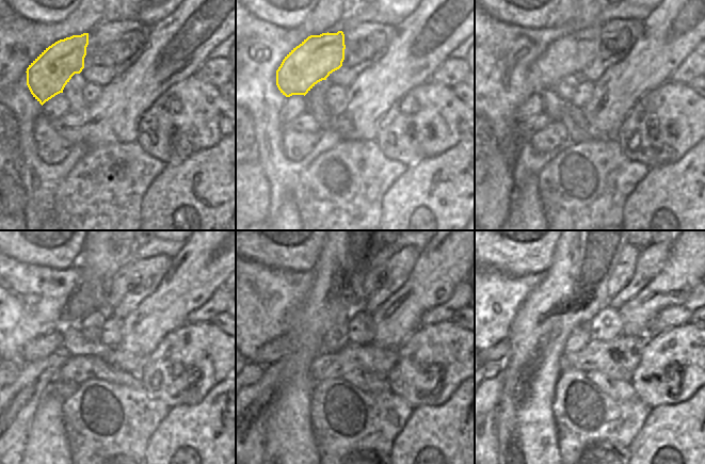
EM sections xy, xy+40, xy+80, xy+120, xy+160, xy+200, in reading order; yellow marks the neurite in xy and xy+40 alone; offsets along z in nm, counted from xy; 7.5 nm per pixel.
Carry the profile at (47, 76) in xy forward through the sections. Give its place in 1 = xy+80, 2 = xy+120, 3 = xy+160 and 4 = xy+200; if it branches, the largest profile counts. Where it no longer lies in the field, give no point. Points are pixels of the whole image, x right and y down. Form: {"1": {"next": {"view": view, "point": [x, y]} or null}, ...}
{"1": {"next": {"view": "xy+80", "point": [566, 57]}}, "2": {"next": {"view": "xy+120", "point": [85, 299]}}, "3": {"next": {"view": "xy+160", "point": [374, 278]}}, "4": {"next": {"view": "xy+200", "point": [623, 273]}}}

